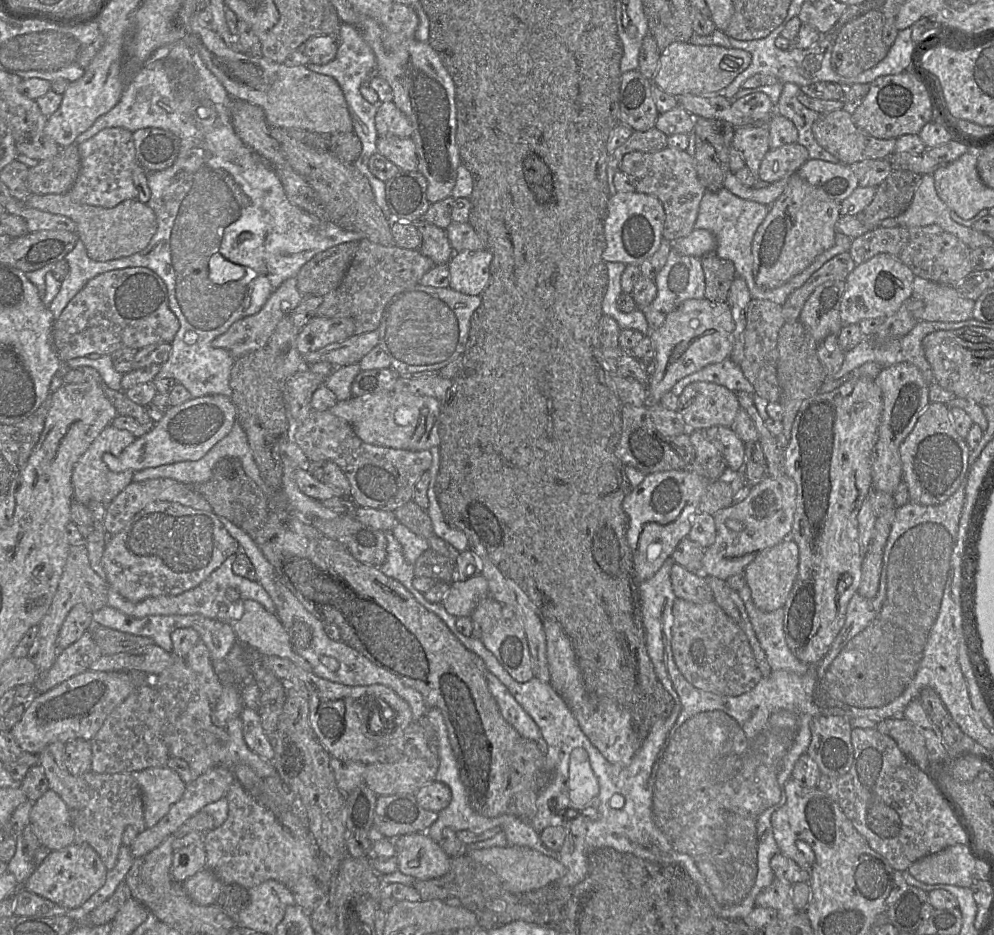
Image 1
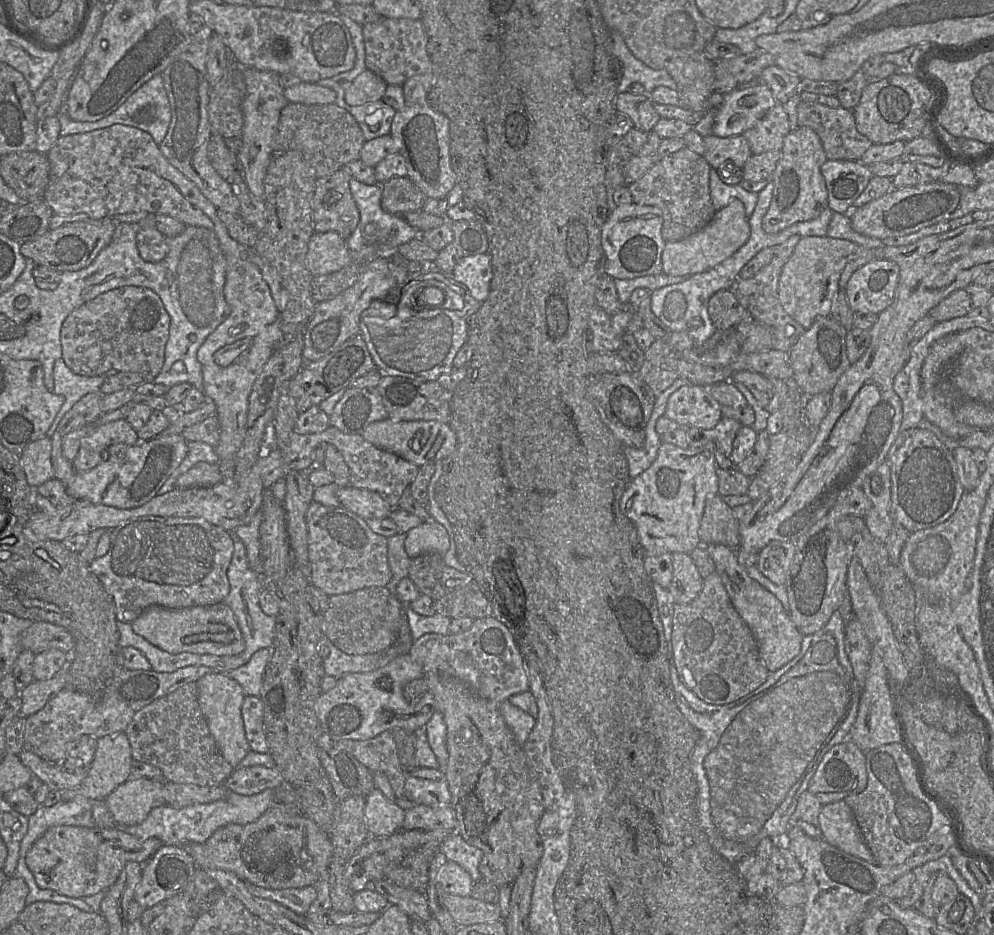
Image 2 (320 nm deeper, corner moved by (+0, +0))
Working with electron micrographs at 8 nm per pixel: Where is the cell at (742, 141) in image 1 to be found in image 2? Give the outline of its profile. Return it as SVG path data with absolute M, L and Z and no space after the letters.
M713 134L704 138L704 159L712 168L718 169L725 162L732 162L742 169L753 155L744 135L718 137Z

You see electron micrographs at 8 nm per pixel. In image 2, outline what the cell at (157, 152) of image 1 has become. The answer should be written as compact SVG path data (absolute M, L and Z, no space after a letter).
M204 24L192 35L187 49L161 73L169 99L171 121L159 149L166 159L192 181L202 194L219 210L240 215L240 201L231 185L212 166L207 148L211 137L208 104L210 85L207 75L207 53L213 30Z

